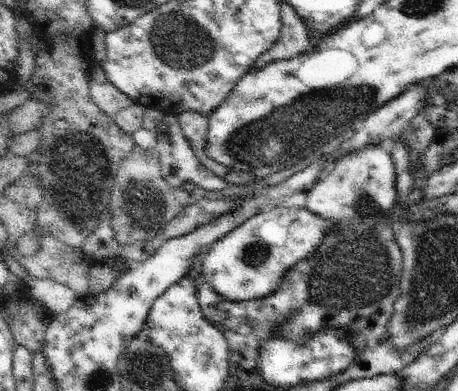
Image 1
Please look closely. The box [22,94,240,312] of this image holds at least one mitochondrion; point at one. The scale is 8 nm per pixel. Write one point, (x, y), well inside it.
(76, 167)

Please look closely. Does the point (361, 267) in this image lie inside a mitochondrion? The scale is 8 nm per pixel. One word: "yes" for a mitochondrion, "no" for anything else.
yes

